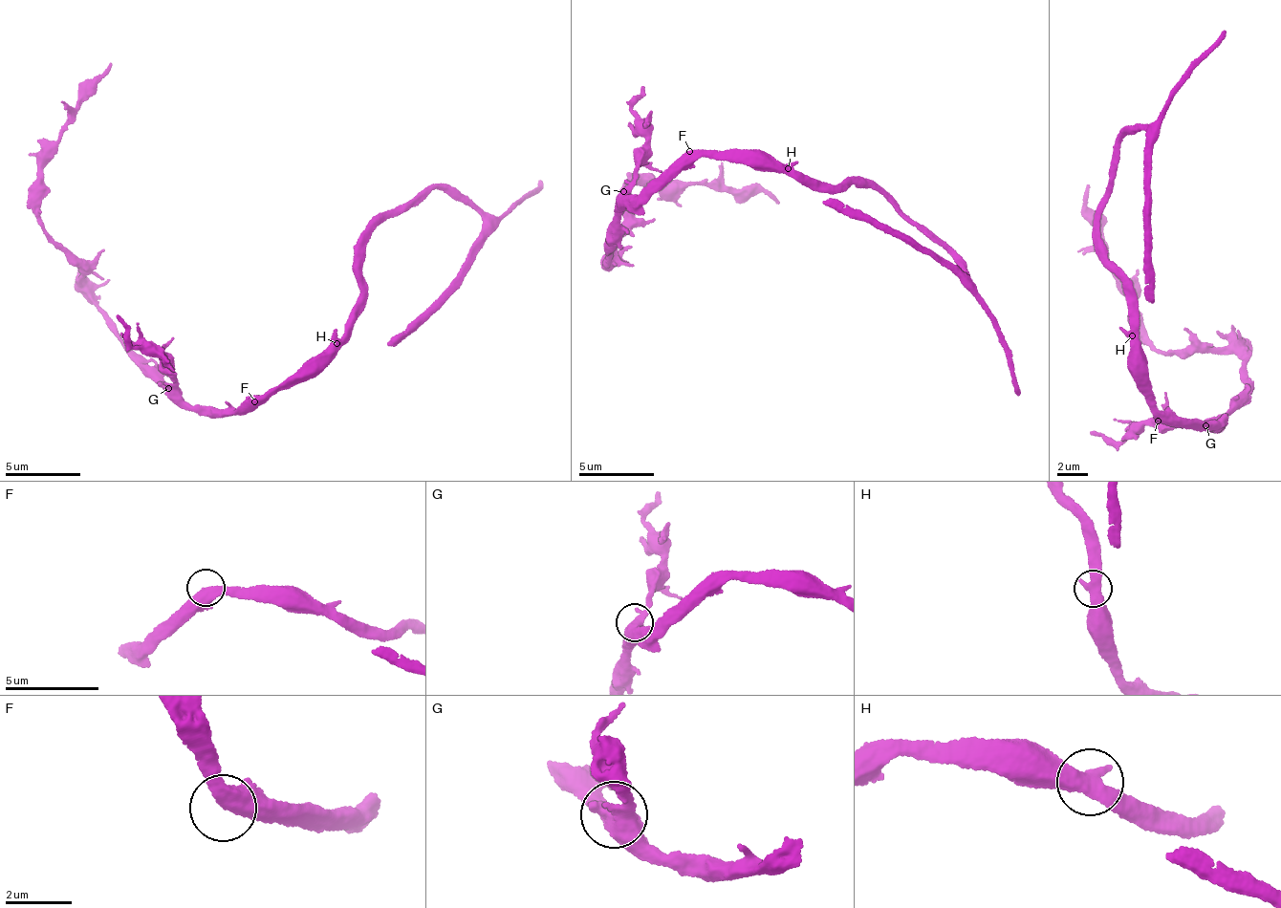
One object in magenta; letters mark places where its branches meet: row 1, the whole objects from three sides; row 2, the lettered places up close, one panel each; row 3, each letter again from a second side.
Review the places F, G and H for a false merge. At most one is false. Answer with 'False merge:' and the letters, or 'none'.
False merge: none

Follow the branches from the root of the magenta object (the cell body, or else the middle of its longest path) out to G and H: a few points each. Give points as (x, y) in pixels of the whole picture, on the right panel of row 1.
G: (1165, 414), (1173, 420), (1188, 421), (1200, 431), (1210, 427), (1216, 432), (1205, 425)
H: (1165, 414), (1141, 386), (1129, 352), (1133, 335)

